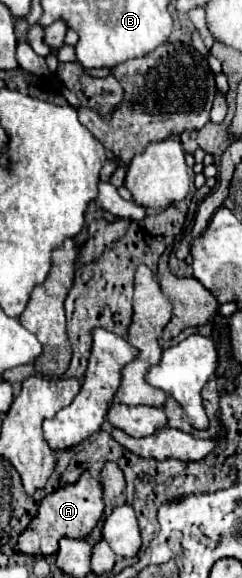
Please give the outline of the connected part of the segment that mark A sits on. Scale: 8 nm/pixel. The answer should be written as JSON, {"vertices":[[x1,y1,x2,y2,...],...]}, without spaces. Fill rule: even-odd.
{"vertices":[[84,472,78,478,78,482,58,488,56,492,48,494,40,502,38,514,30,520,28,528,18,538,18,548,20,548,20,552,30,554,30,556,56,554,58,540,62,536,66,536,66,538,86,538,92,532,92,528,96,526,96,522,100,520,102,510,104,510,102,484,98,480,94,480,88,472]]}

